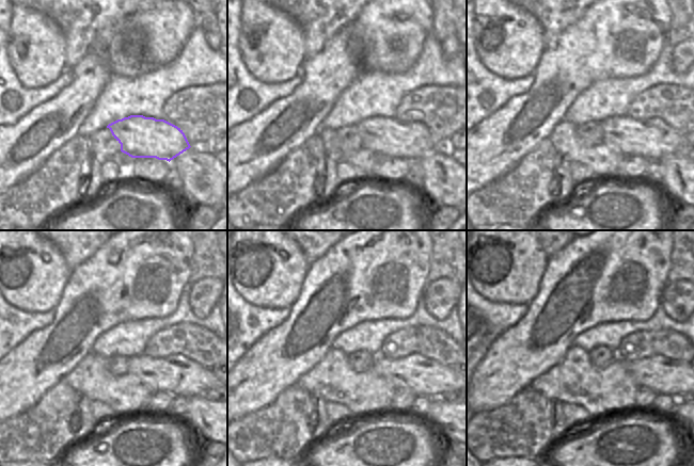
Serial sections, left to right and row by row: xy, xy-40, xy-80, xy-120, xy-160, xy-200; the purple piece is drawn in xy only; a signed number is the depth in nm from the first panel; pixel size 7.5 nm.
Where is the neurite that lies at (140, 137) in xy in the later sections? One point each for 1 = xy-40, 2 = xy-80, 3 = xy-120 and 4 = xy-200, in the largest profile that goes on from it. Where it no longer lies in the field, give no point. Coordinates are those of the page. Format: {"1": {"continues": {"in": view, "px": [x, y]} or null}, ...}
{"1": {"continues": {"in": "xy-40", "px": [387, 137]}}, "2": {"continues": {"in": "xy-80", "px": [651, 139]}}, "3": {"continues": {"in": "xy-120", "px": [176, 374]}}, "4": {"continues": {"in": "xy-200", "px": [663, 375]}}}

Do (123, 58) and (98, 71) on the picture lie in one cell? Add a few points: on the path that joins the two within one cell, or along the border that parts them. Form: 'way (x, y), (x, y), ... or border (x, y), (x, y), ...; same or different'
border (91, 50), (107, 65), (112, 76); different

